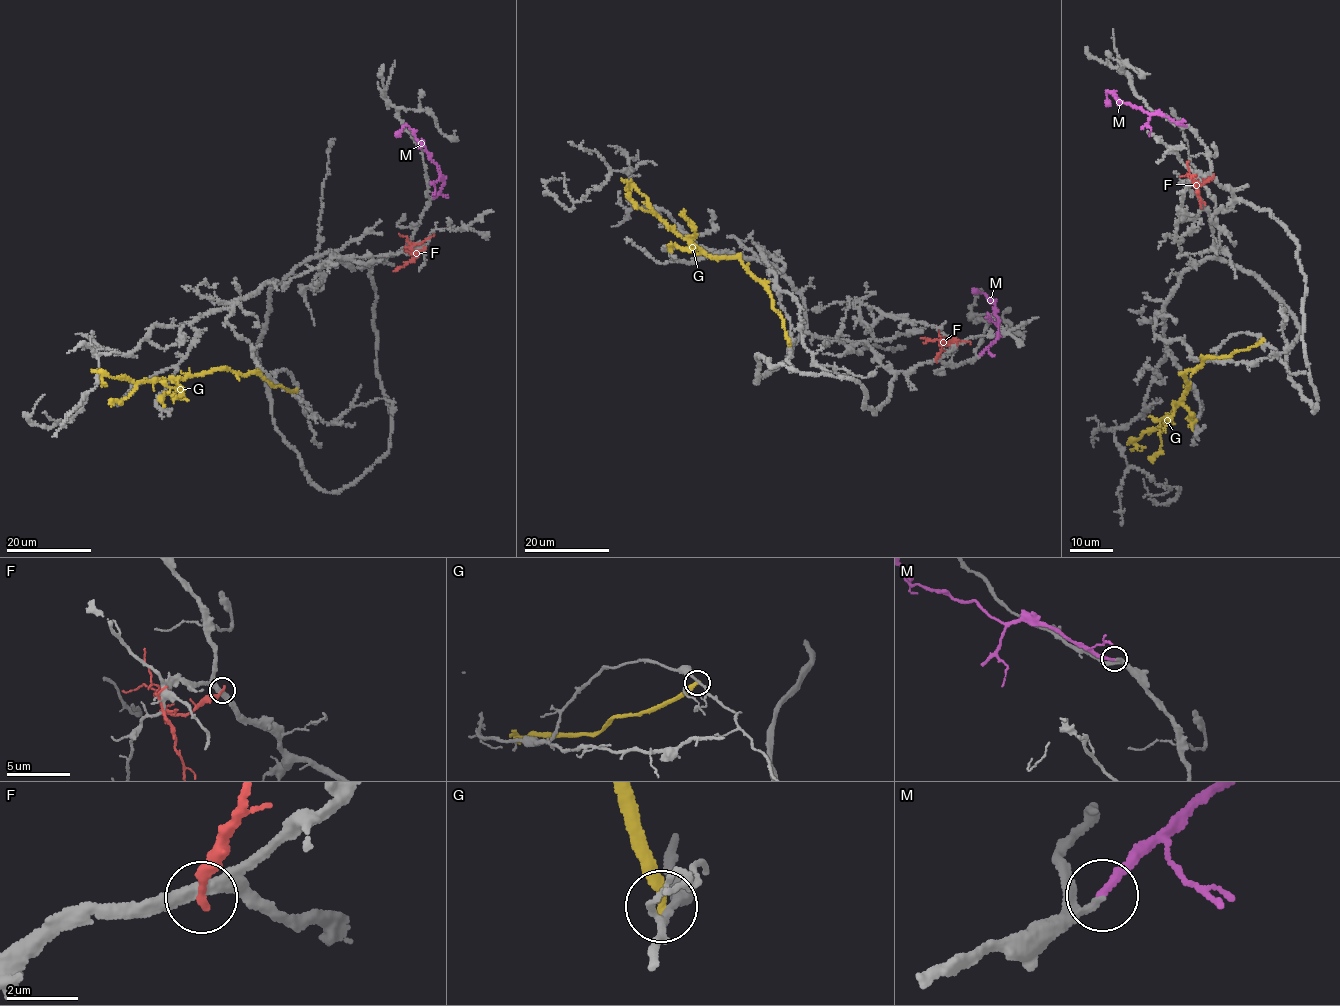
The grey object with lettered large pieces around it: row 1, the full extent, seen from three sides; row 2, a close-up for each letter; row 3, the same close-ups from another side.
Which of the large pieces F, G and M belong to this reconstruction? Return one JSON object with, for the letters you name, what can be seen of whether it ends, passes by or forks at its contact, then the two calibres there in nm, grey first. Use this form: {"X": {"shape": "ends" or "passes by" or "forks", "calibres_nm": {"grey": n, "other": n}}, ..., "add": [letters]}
{"M": {"shape": "ends", "calibres_nm": {"grey": 150, "other": 220}}, "add": ["M"]}

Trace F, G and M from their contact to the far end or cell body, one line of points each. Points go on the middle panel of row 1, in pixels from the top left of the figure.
F: (935, 361), (942, 345), (948, 340), (920, 337)
G: (789, 344), (771, 294), (739, 259), (706, 255), (682, 238), (626, 184), (631, 178)
M: (980, 355), (996, 338), (999, 320), (994, 301), (983, 293), (971, 292)

